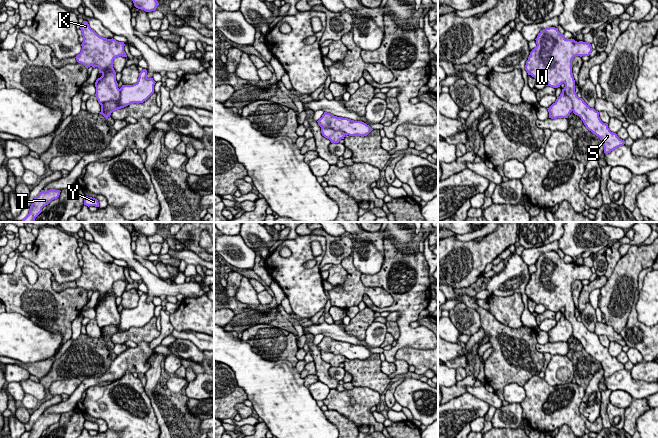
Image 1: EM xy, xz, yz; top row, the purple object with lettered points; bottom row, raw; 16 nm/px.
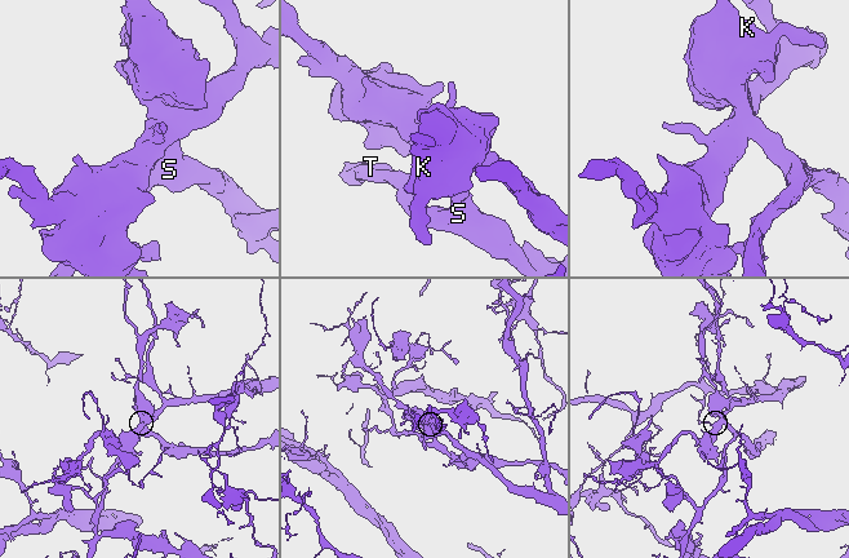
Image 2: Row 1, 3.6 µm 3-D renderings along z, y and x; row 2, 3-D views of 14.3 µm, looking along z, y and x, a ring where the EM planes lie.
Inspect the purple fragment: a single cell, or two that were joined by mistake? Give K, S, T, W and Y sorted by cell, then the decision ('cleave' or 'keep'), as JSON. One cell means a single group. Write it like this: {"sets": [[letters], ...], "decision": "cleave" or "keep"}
{"sets": [["K", "S", "T", "W"], ["Y"]], "decision": "cleave"}

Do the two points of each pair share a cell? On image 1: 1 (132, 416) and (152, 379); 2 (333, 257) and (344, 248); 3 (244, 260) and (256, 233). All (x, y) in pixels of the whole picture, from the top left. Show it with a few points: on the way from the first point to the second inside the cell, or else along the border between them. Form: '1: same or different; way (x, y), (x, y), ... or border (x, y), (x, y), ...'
1: different; border (143, 387), (154, 413)
2: same; way (336, 254), (341, 249)
3: different; border (239, 234), (243, 241), (256, 253)

